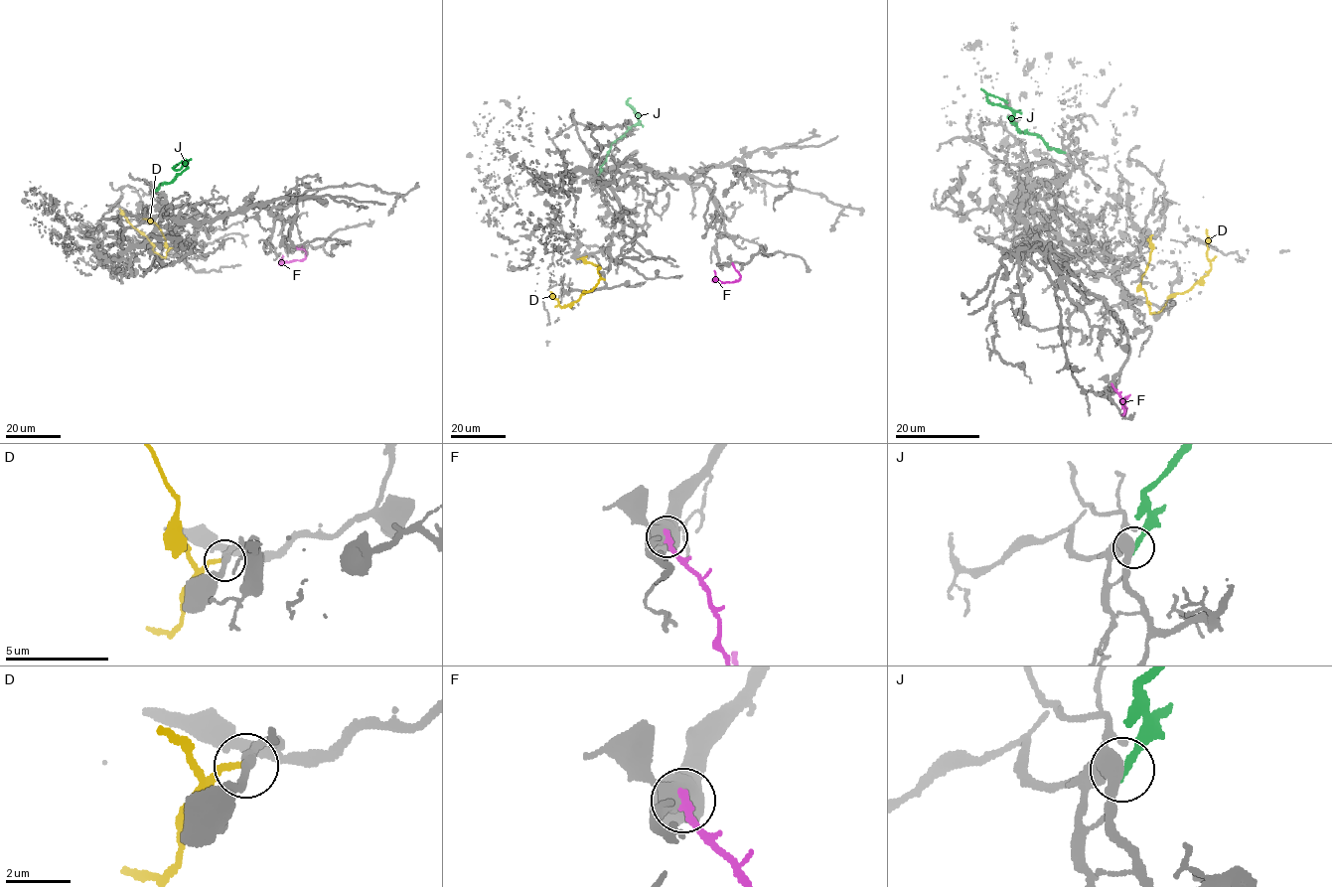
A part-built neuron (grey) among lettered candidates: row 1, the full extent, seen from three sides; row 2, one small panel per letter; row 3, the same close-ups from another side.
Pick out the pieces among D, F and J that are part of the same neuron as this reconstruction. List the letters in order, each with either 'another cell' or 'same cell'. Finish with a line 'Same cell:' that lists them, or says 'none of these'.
D: another cell
F: another cell
J: another cell
Same cell: none of these

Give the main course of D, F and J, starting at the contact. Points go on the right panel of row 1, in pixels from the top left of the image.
D: (1151, 304), (1149, 312), (1161, 310), (1169, 297), (1185, 292), (1206, 275), (1211, 265), (1206, 229)
F: (1112, 385), (1125, 413), (1125, 405), (1113, 390)
J: (1063, 152), (1021, 132), (1010, 121), (1012, 112), (986, 96), (1007, 103)

